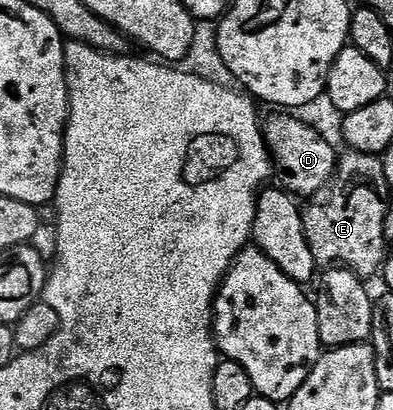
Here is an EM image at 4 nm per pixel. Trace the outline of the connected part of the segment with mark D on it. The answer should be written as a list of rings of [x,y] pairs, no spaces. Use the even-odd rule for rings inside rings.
[[[275,113],[265,123],[267,149],[271,152],[274,166],[283,170],[282,186],[288,192],[299,195],[315,195],[327,182],[337,175],[337,154],[335,147],[315,127],[294,119],[291,113]]]

